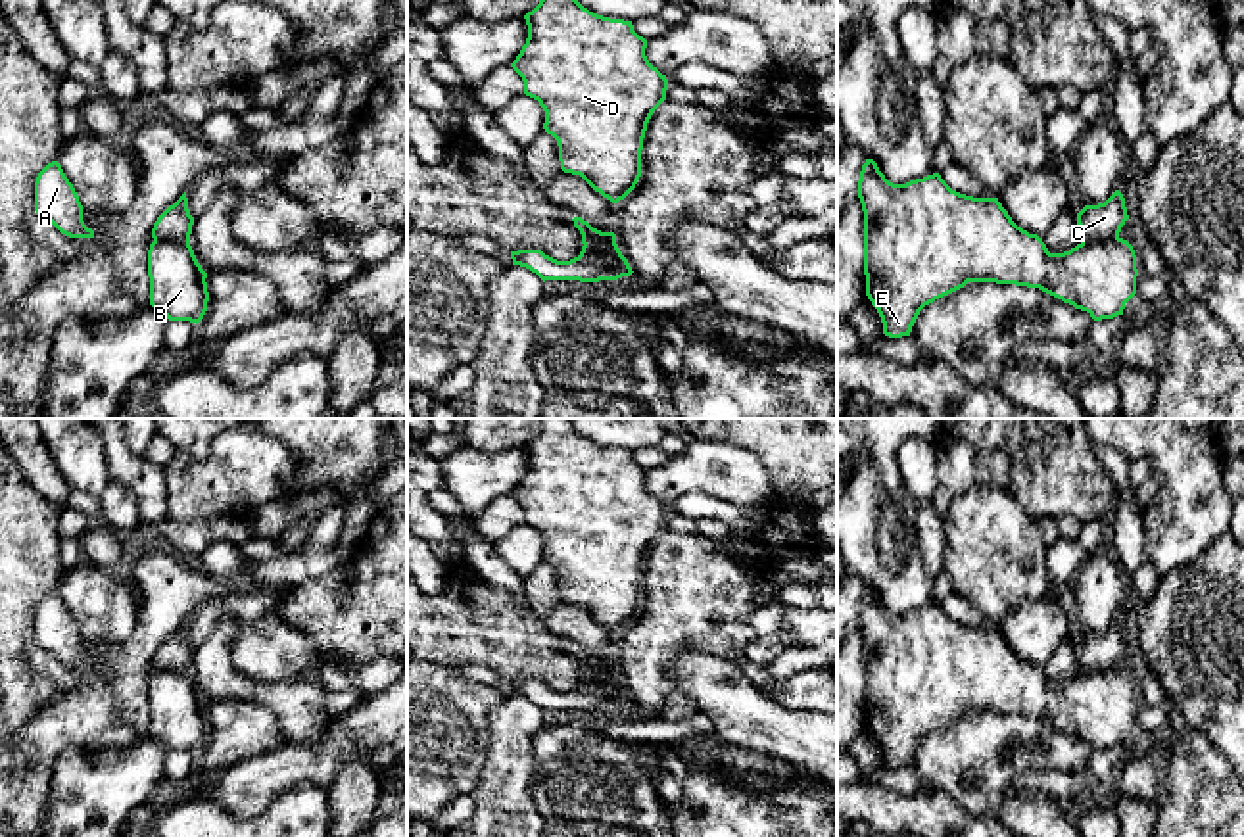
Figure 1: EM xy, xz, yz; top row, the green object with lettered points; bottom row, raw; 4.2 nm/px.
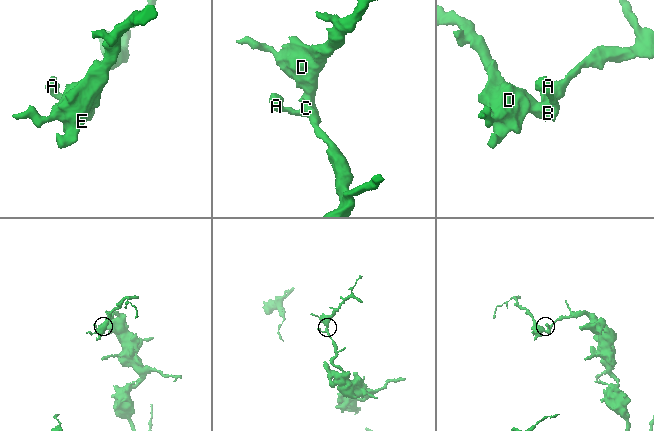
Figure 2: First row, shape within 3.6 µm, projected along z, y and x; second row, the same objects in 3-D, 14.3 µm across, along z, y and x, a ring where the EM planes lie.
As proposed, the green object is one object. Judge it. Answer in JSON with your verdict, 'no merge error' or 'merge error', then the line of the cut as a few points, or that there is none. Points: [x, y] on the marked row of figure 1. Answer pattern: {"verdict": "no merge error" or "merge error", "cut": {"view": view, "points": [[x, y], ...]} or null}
{"verdict": "merge error", "cut": {"view": "yz", "points": [[1118, 237], [1081, 242]]}}

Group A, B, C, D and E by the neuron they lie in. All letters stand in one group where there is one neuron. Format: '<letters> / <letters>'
A B D E / C

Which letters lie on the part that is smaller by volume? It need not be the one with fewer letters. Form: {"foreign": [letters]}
{"foreign": ["A", "B", "D", "E"]}

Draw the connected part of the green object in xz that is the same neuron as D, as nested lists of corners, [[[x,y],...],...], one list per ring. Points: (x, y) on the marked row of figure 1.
[[[539,0],[539,4],[524,15],[524,19],[528,25],[528,38],[511,67],[522,77],[524,94],[538,100],[545,111],[543,129],[557,140],[561,169],[564,173],[580,175],[595,192],[599,192],[612,203],[618,203],[635,188],[641,177],[643,138],[653,111],[666,100],[666,75],[662,75],[657,67],[649,63],[645,56],[647,40],[634,31],[632,21],[597,15],[584,8],[578,0]]]

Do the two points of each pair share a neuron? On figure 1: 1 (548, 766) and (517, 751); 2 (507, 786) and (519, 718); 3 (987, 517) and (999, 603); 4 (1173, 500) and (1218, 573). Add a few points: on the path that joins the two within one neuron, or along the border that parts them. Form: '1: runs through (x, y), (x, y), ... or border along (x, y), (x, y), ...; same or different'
1: border along (546, 726), (534, 738), (532, 803); different
2: runs through (507, 768), (511, 736); same
3: runs through (989, 538), (997, 557), (997, 582); same
4: border along (1223, 536), (1214, 540), (1195, 559), (1166, 574); different

